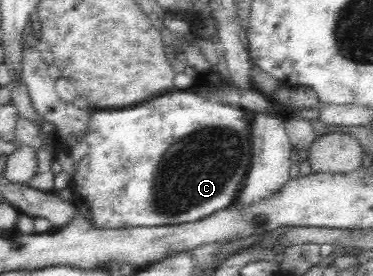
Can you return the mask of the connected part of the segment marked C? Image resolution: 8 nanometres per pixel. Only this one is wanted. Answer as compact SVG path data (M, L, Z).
M172 89L171 91L154 96L134 106L127 108L98 109L88 121L89 133L78 139L67 151L74 163L74 173L70 186L77 199L85 200L91 206L93 221L100 228L123 228L125 227L157 227L164 225L194 222L213 215L215 211L221 211L236 203L237 195L241 191L245 175L249 171L249 163L252 157L252 146L250 137L250 125L243 108L230 105L222 105L211 99L201 97L199 93L189 93L185 90Z

